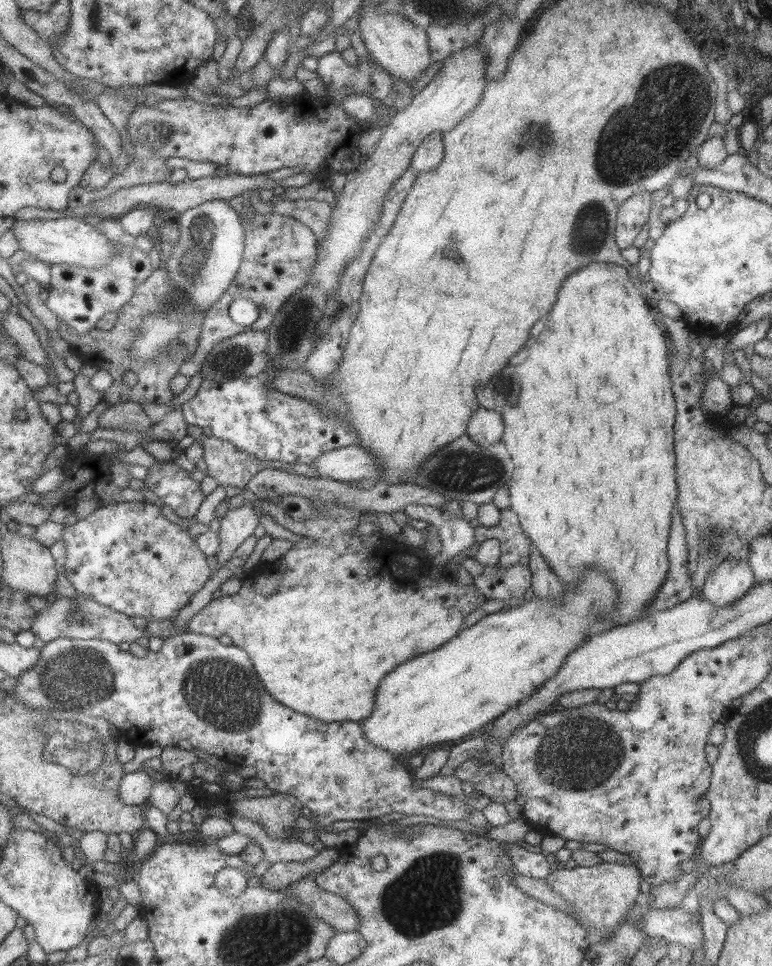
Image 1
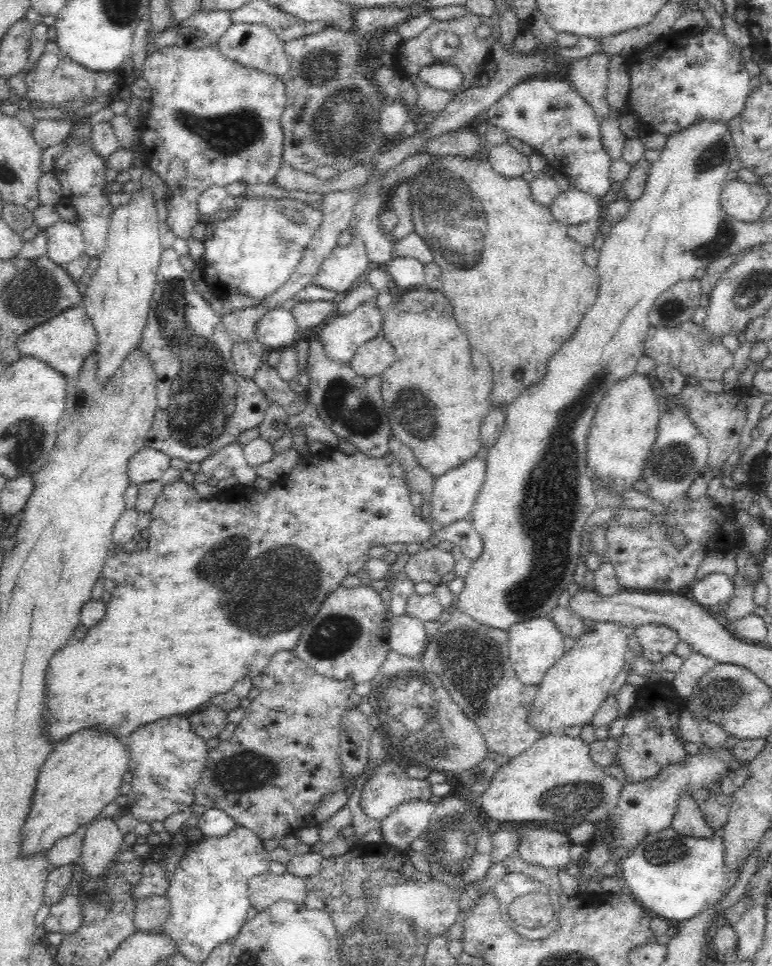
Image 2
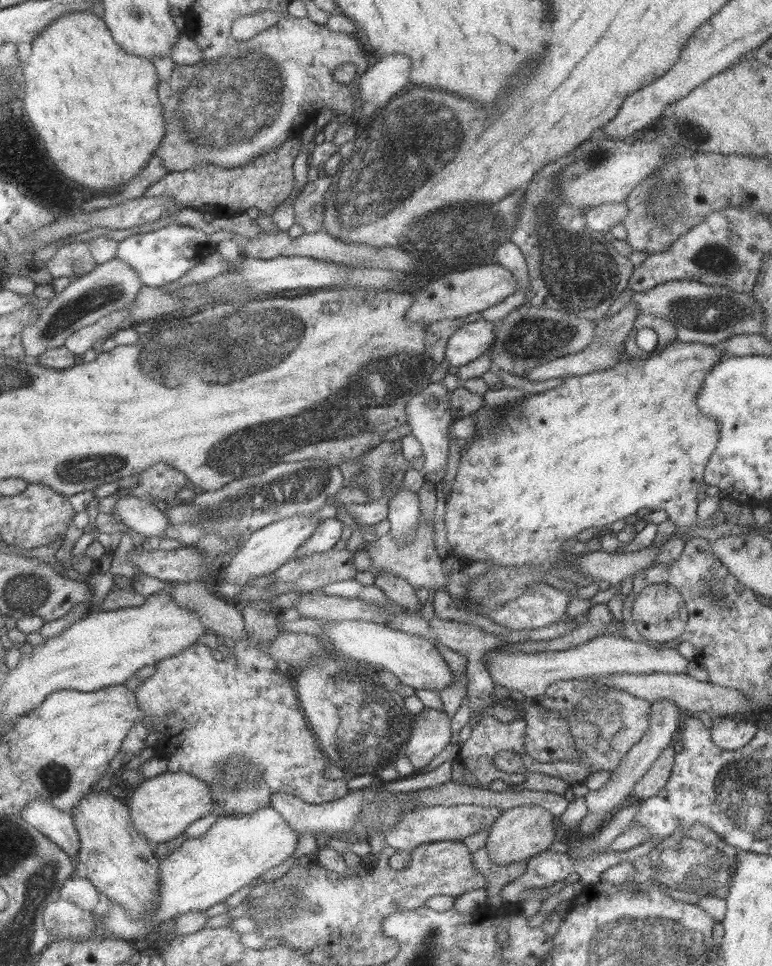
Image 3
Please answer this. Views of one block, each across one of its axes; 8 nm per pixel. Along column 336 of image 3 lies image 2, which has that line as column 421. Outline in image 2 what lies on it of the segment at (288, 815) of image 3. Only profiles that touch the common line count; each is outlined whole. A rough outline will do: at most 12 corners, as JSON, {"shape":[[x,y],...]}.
{"shape":[[410,799],[380,822],[405,852],[427,830],[433,801]]}

